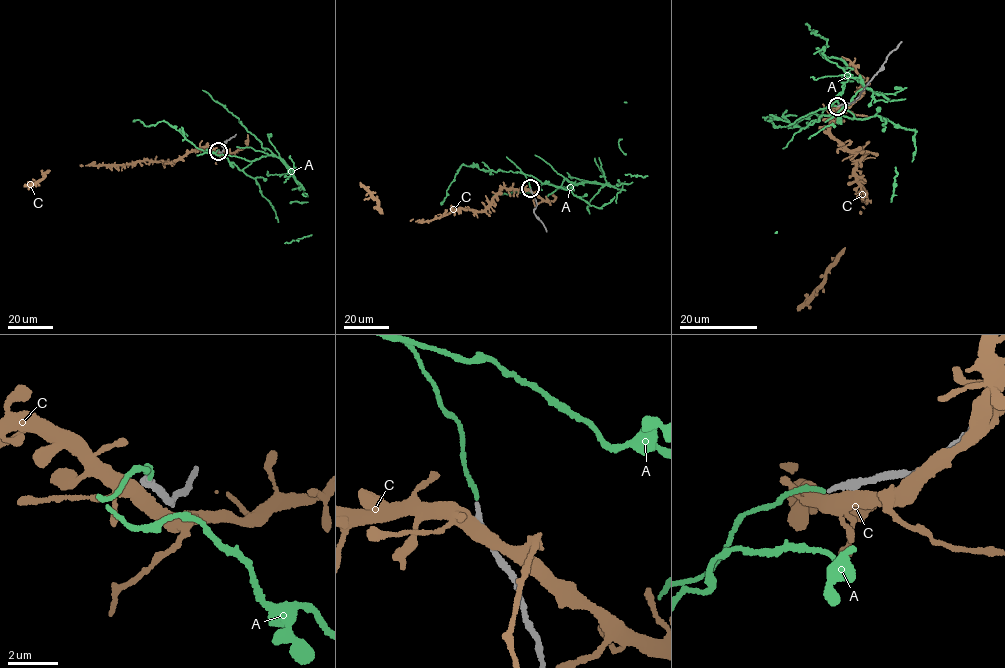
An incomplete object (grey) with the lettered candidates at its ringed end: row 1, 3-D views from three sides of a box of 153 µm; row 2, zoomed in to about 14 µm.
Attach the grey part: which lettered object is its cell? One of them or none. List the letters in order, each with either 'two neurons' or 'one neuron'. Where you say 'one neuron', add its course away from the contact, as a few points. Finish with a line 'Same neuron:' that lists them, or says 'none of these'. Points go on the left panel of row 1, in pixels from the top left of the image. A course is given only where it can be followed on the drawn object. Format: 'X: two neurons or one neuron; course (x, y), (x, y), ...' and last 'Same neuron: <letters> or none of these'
A: two neurons
C: two neurons
Same neuron: none of these

